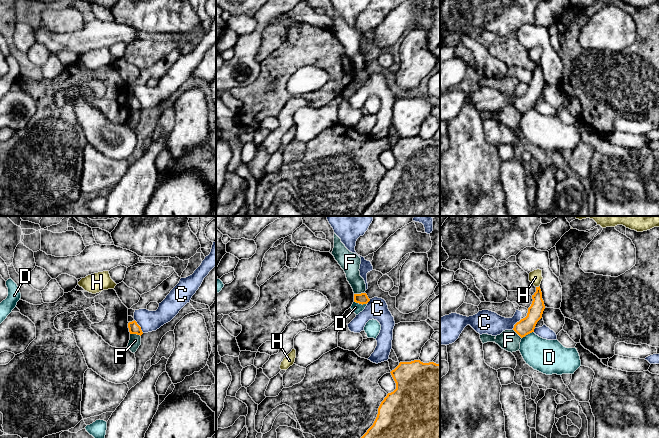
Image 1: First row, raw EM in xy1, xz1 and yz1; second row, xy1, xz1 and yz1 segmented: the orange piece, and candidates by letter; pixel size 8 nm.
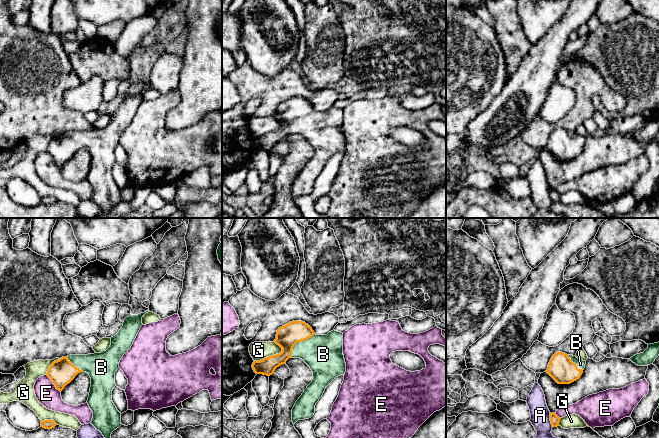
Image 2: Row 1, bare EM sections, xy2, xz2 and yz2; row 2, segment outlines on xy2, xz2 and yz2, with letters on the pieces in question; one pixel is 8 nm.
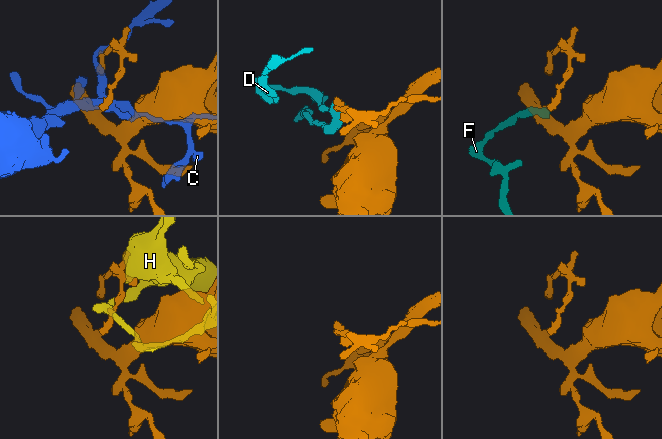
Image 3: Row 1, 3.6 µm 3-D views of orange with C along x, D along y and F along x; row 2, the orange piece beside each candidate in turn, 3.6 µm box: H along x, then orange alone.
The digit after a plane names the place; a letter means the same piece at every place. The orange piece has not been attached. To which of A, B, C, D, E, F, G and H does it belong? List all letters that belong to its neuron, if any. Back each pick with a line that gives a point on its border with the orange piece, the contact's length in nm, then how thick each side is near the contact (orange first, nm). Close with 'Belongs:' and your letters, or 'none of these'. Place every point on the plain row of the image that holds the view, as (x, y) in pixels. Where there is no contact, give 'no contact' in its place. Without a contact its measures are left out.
B: xz2 (298, 117) | 280 nm | 180/300 nm
Belongs: B

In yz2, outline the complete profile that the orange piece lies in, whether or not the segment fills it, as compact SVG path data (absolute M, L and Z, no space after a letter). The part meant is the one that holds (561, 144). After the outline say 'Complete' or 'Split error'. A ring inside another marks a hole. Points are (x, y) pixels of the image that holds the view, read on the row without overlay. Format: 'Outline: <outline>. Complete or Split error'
Outline: M557 128L552 132L546 148L558 160L570 160L581 153L585 140L586 137L576 132Z. Split error

